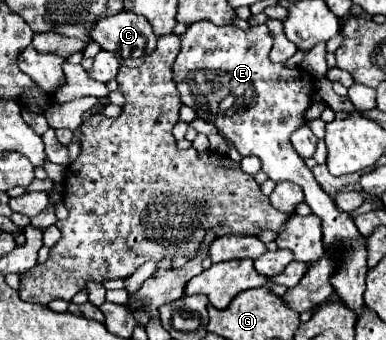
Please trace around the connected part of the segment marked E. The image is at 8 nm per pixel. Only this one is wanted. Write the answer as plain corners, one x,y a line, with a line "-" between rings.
198,21
180,35
182,49
174,63
174,83
180,91
182,103
192,107
200,119
214,123
228,141
240,151
242,157
256,155
262,161
262,171
274,181
292,181
302,187
304,203
314,215
322,219
322,233
326,247
346,247
346,259
332,287
342,303
356,313
364,311
364,283
366,283
366,245
348,213
334,207
334,199
322,191
304,159
294,151
290,133
304,125
304,111
314,93
314,77
302,67
286,69
282,63
268,59
272,37
266,25
254,25
248,31
238,27
216,27
214,23

